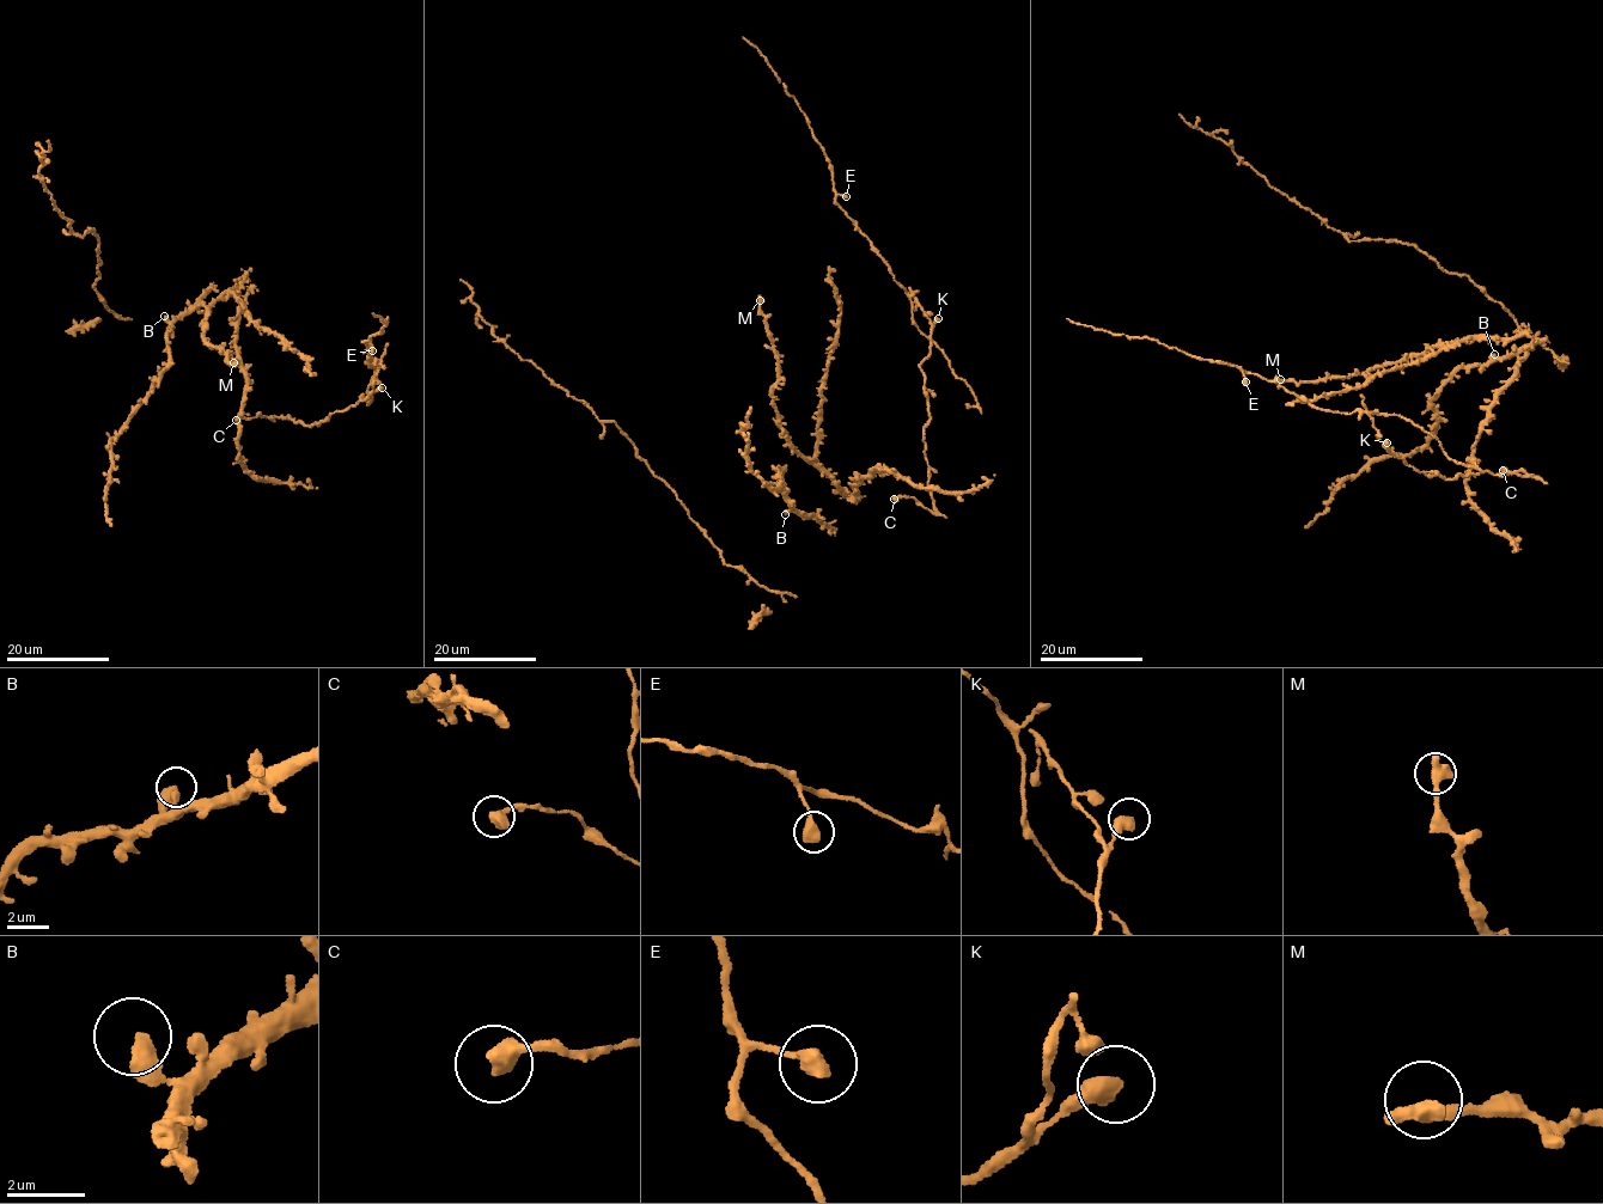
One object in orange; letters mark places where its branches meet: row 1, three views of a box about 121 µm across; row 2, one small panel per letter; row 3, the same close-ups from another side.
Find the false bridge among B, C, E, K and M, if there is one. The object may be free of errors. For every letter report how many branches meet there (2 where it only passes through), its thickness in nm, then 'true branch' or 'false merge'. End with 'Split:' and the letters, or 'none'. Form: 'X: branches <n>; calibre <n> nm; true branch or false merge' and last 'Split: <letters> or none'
B: branches 1; calibre 440 nm; true branch
C: branches 1; calibre 600 nm; true branch
E: branches 1; calibre 550 nm; true branch
K: branches 1; calibre 550 nm; true branch
M: branches 1; calibre 600 nm; true branch
Split: none

